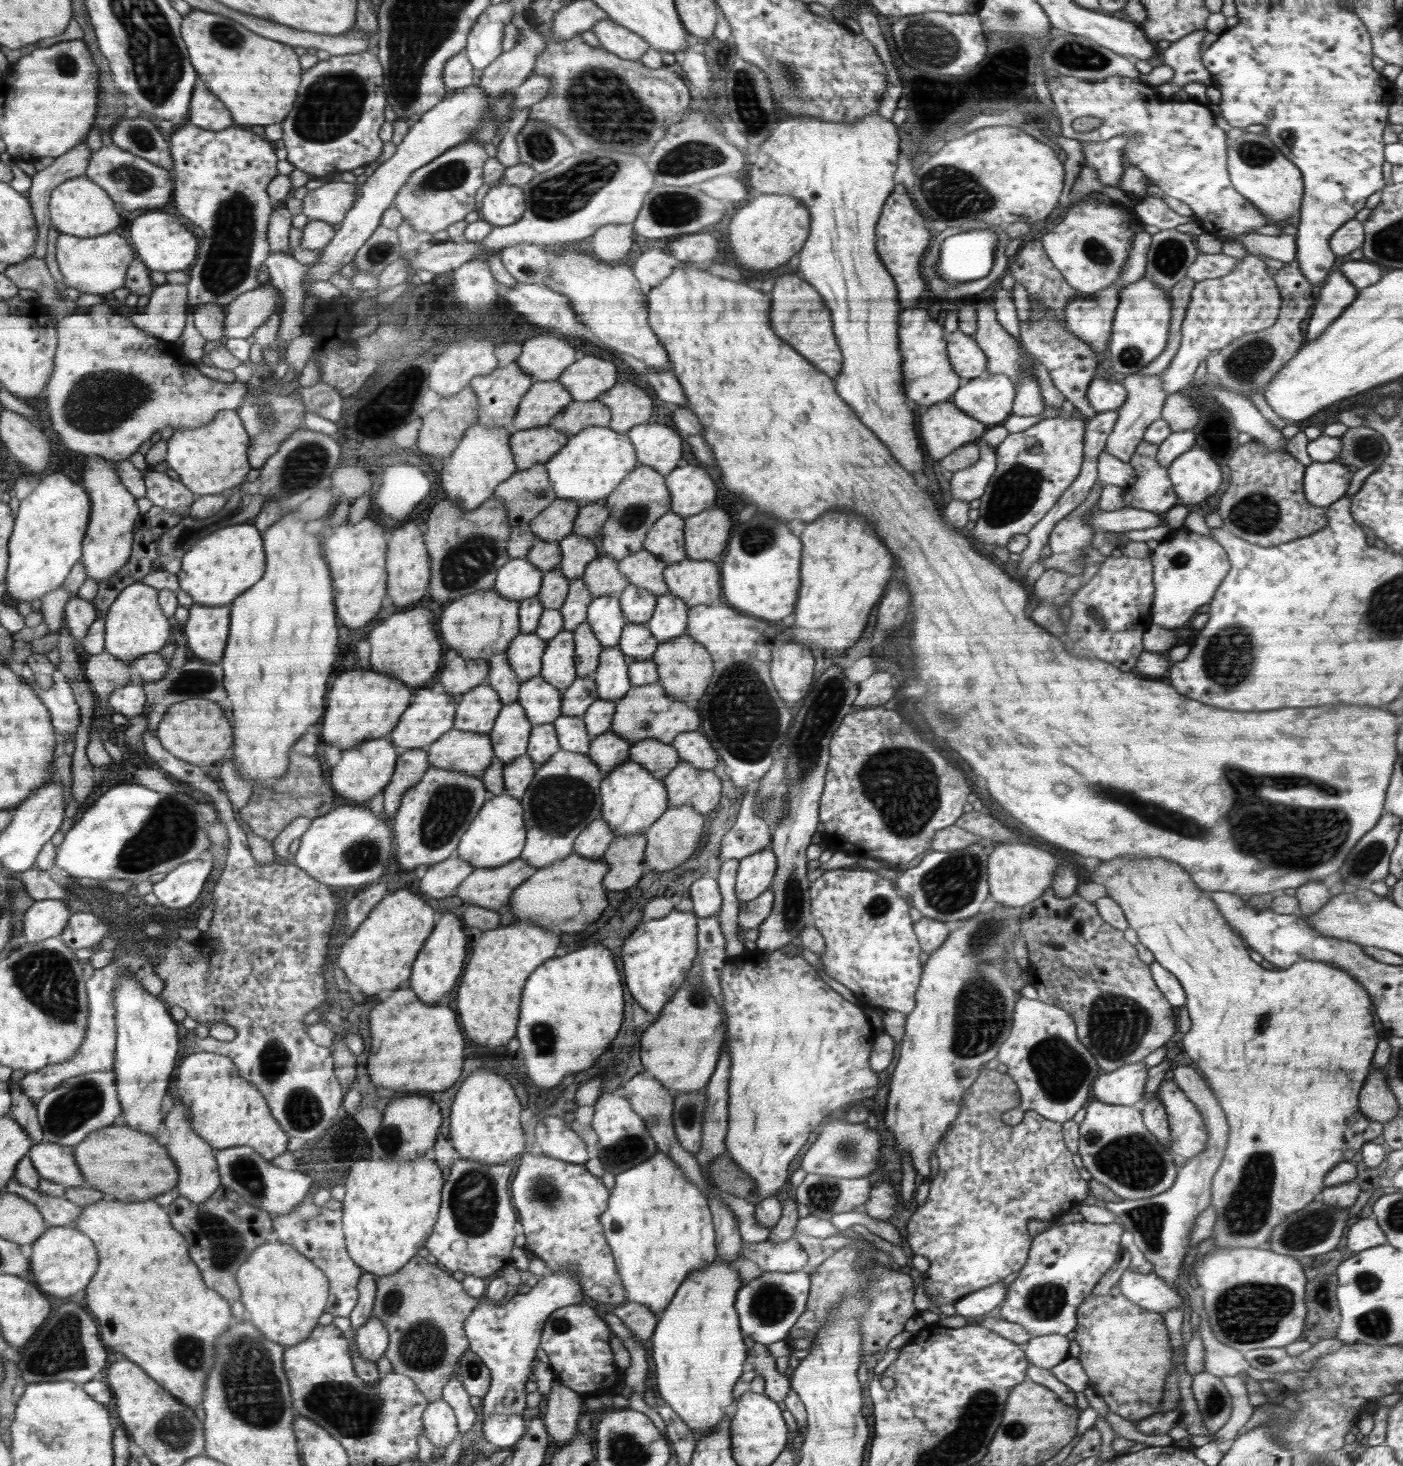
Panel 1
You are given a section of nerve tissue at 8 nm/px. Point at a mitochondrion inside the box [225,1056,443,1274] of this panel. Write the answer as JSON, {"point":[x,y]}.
{"point":[390,1139]}

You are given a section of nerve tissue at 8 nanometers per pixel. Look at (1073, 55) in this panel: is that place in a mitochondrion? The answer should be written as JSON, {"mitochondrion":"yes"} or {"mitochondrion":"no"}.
{"mitochondrion":"yes"}

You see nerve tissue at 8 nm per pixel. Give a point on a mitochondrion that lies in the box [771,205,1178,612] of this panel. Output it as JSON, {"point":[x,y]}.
{"point":[1020,487]}

